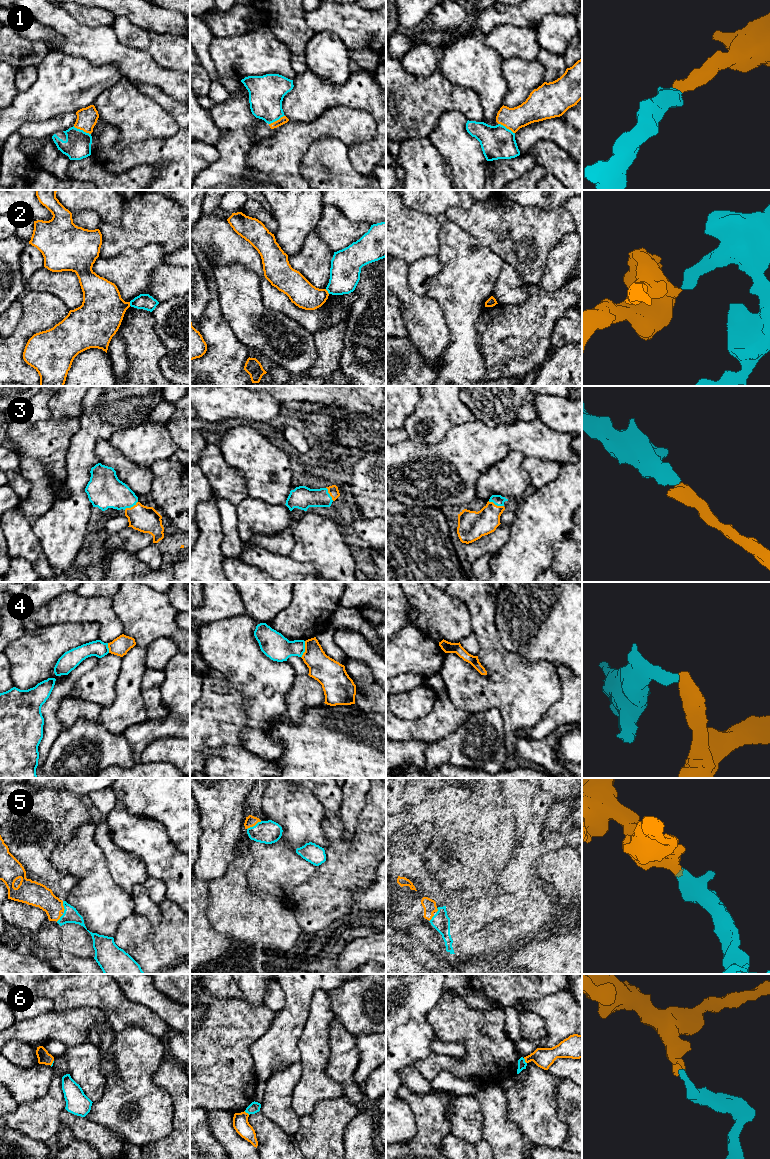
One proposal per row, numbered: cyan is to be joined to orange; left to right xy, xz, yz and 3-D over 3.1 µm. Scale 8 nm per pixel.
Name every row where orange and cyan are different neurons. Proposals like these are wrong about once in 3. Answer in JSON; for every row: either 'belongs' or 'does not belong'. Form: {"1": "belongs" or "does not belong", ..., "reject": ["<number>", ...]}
{"1": "belongs", "2": "does not belong", "3": "belongs", "4": "does not belong", "5": "belongs", "6": "does not belong", "reject": ["2", "4", "6"]}

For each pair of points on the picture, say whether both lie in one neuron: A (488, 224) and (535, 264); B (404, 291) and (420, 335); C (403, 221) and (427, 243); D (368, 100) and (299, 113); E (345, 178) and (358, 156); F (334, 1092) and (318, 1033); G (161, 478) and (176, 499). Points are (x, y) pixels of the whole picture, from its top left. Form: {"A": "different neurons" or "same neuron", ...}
{"A": "same neuron", "B": "same neuron", "C": "same neuron", "D": "same neuron", "E": "different neurons", "F": "same neuron", "G": "same neuron"}

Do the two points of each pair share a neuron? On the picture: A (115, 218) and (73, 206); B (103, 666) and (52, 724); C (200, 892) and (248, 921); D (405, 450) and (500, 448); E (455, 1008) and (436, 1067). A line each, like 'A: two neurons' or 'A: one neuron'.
A: one neuron
B: two neurons
C: two neurons
D: one neuron
E: one neuron

